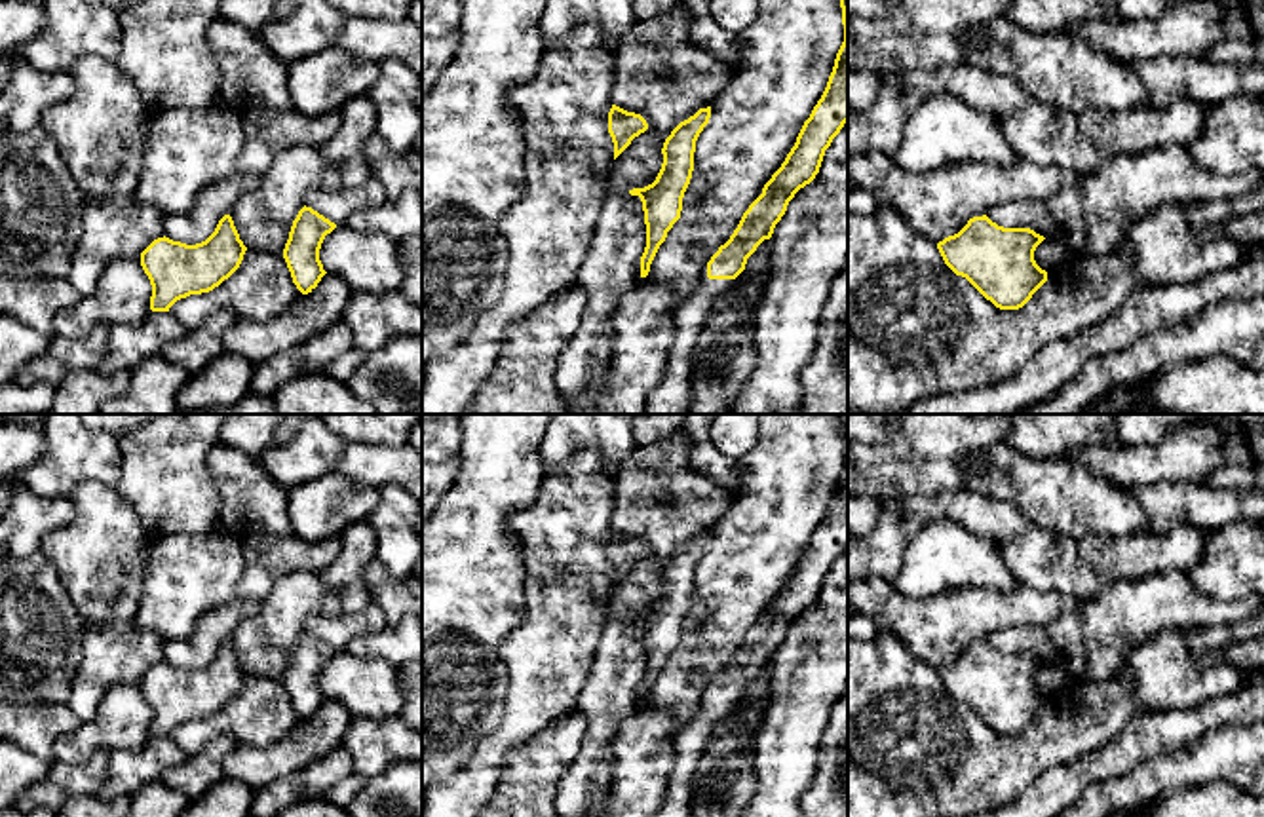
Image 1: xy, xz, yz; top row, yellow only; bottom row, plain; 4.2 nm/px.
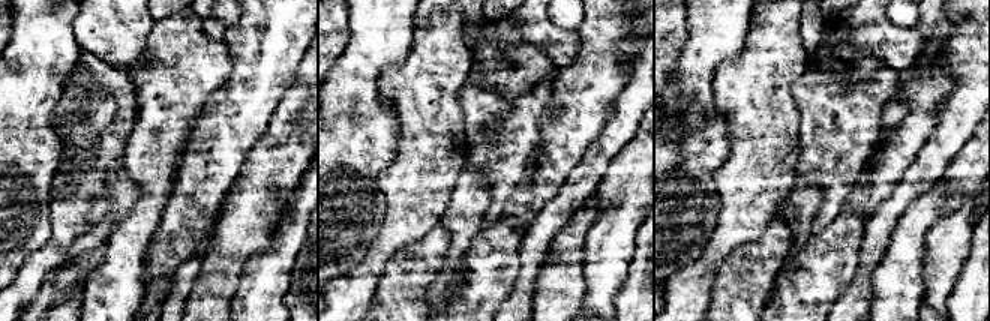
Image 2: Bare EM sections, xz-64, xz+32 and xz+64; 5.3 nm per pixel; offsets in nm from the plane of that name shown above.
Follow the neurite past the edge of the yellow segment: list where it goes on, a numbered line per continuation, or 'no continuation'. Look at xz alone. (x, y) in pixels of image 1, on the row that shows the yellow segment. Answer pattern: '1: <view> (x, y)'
1: xz (673, 392)

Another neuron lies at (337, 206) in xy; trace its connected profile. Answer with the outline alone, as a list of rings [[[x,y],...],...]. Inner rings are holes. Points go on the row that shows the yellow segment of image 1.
[[[369,179],[359,188],[310,190],[304,205],[312,207],[335,224],[342,224],[352,213],[386,203],[386,190],[378,179]]]

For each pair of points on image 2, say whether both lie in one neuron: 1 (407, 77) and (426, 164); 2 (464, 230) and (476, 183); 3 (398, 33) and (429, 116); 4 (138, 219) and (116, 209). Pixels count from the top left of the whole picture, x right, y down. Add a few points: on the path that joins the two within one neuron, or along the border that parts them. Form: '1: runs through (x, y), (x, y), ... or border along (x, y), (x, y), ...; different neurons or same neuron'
1: runs through (425, 98), (426, 143); same neuron
2: runs through (464, 218), (471, 195); same neuron
3: border along (416, 29), (408, 56), (389, 65), (380, 80); different neurons
4: border along (128, 177), (138, 198), (108, 243); different neurons

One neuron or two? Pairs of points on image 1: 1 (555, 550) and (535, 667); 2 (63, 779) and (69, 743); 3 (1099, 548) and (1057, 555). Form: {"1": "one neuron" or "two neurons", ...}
{"1": "one neuron", "2": "two neurons", "3": "one neuron"}

